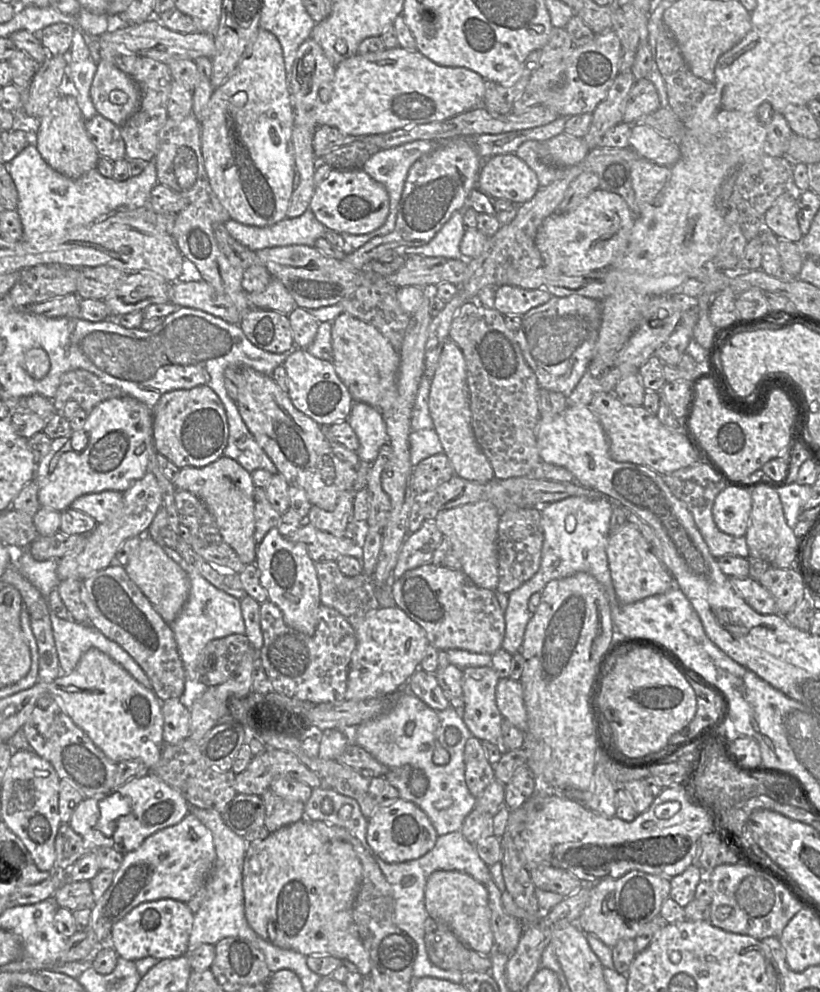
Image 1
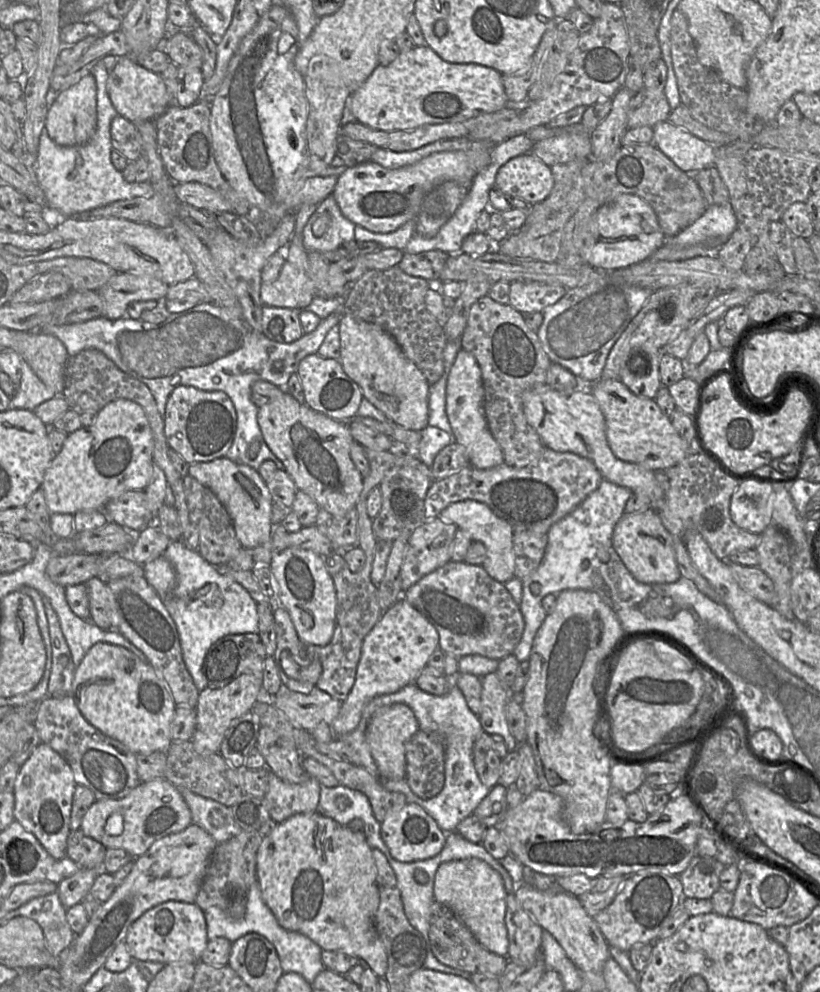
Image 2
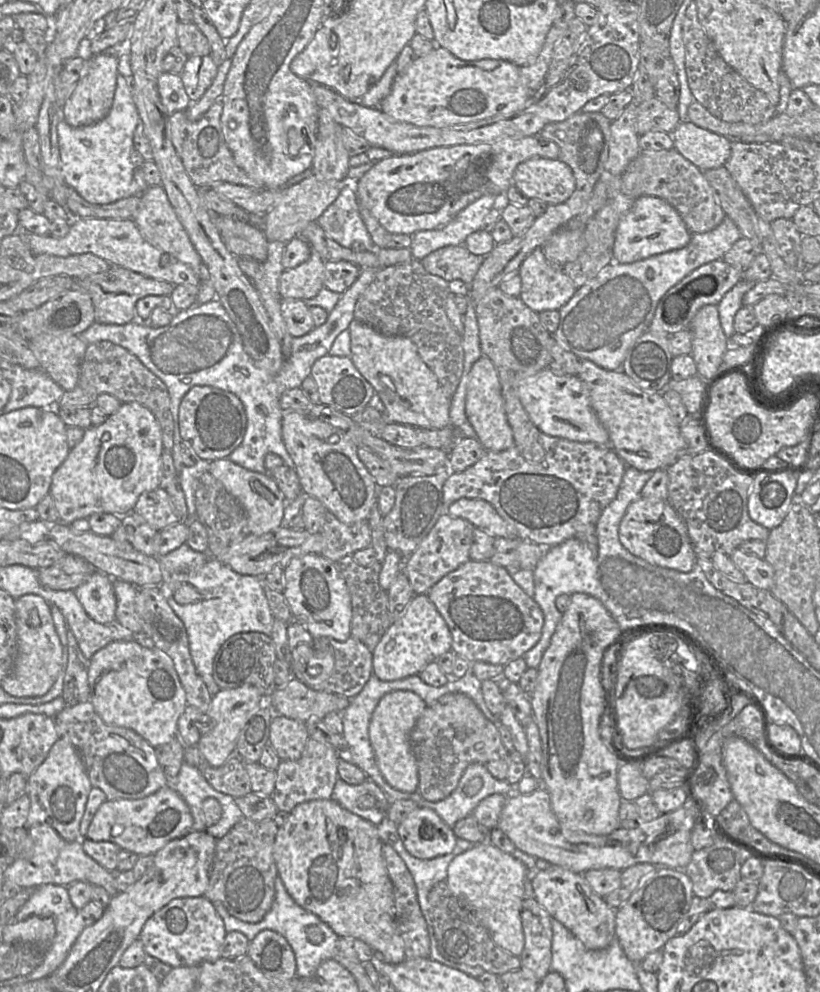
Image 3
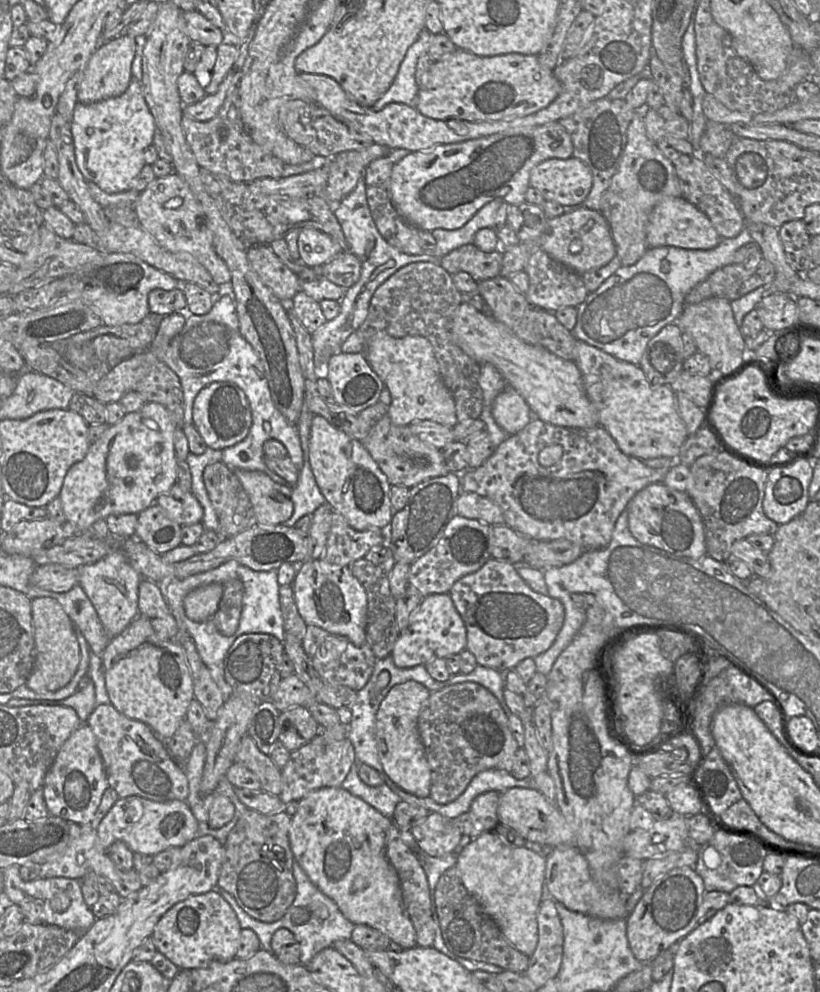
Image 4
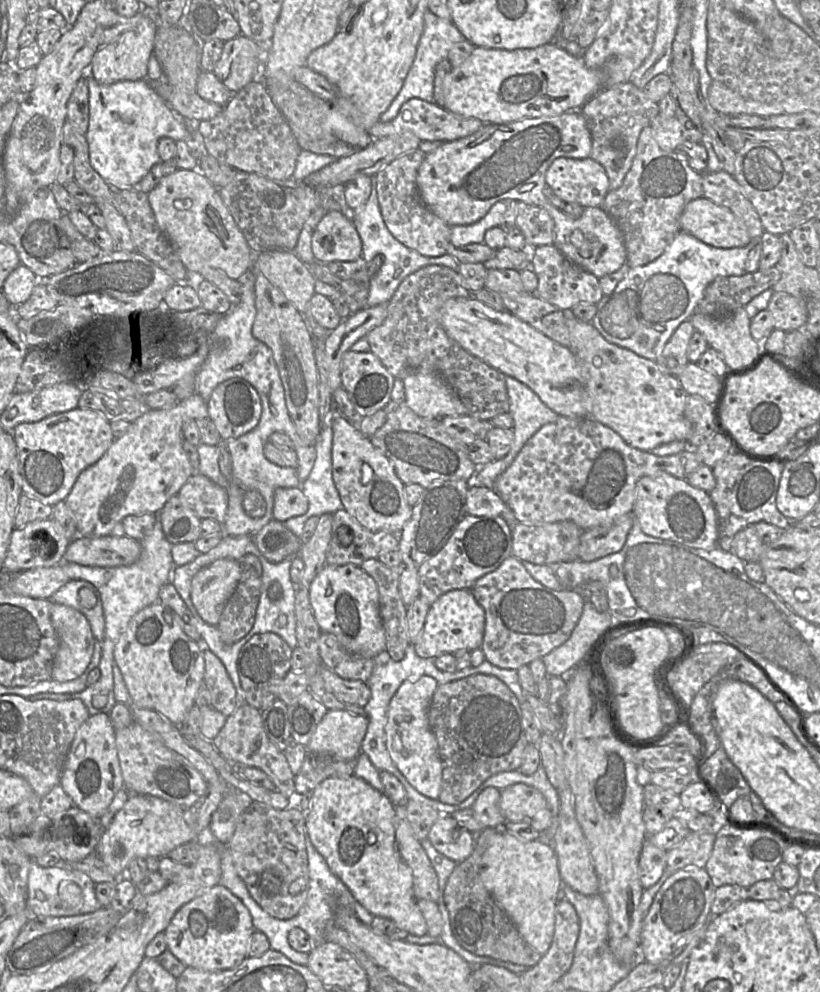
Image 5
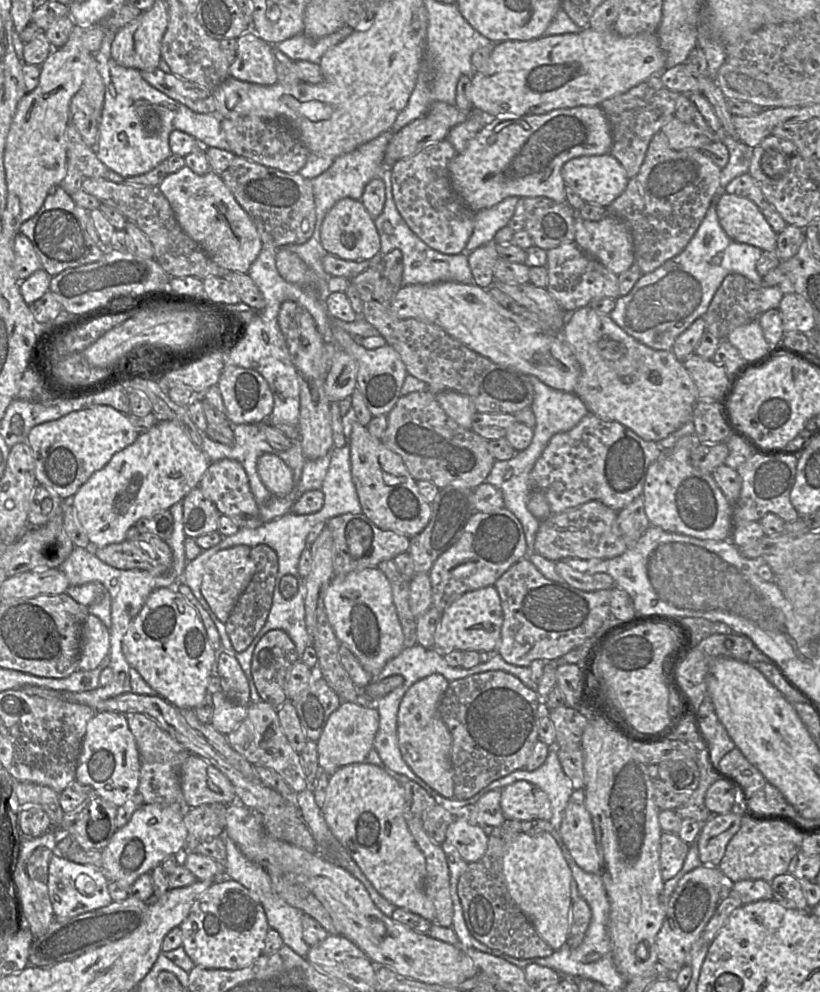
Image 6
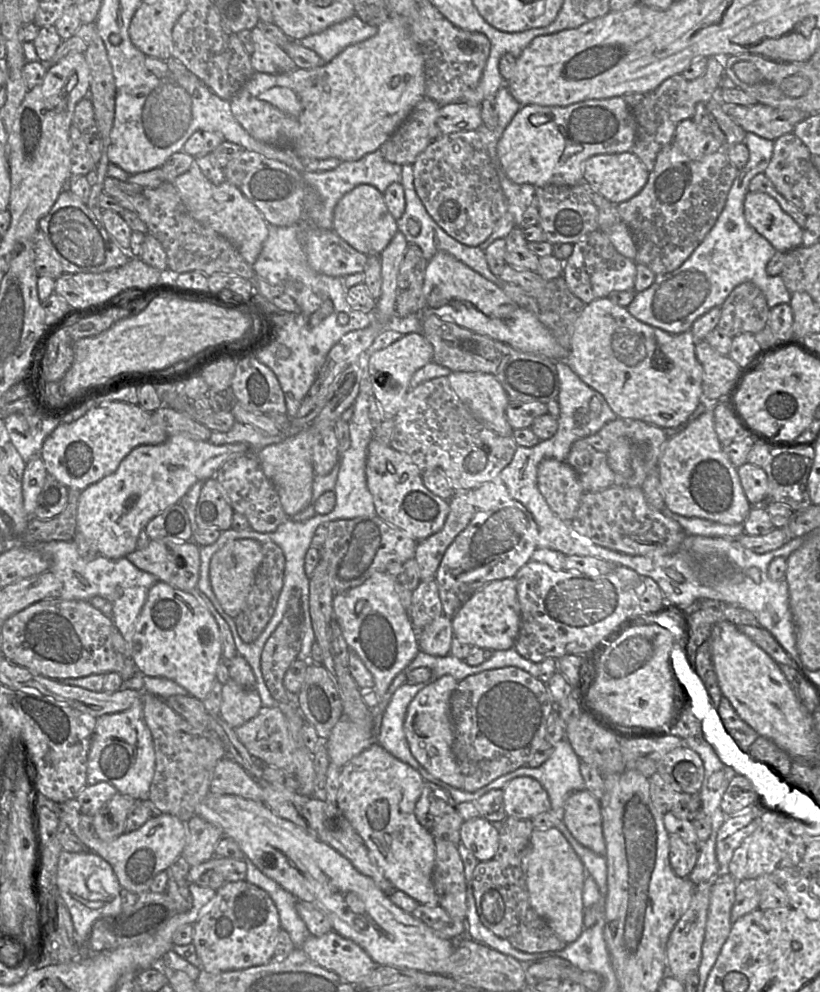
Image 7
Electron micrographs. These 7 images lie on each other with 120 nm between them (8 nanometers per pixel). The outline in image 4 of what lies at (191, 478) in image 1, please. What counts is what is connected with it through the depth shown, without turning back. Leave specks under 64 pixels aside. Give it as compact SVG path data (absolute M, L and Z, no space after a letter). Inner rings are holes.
M231 470L249 496L257 524L283 524L292 516L294 511L291 498L293 487L278 484L260 471Z

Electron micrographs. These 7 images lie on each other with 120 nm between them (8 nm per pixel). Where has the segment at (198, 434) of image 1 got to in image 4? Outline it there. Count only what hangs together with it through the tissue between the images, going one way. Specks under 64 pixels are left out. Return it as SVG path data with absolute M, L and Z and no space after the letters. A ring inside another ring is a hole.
M212 382L195 398L192 423L208 448L223 450L246 438L252 424L249 401L244 391L231 382Z

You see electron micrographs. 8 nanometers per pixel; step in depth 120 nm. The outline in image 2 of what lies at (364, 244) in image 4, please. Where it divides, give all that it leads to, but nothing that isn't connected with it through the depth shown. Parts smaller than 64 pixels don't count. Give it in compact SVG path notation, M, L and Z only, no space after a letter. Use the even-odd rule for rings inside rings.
M330 195L320 202L303 229L303 245L309 251L333 251L346 242L355 241L356 225L341 212L335 198Z

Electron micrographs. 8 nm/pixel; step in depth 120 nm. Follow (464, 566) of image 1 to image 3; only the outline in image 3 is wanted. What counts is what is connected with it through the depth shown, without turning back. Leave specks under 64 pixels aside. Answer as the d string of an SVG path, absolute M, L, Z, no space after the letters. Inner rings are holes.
M460 498L449 506L447 514L469 521L476 529L491 537L517 538L513 528L485 500Z

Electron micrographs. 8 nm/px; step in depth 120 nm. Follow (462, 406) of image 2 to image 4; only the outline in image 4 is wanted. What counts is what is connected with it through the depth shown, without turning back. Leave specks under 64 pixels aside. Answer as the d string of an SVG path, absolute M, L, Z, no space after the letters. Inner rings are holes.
M509 385L494 399L491 414L509 436L523 430L534 418L524 397Z

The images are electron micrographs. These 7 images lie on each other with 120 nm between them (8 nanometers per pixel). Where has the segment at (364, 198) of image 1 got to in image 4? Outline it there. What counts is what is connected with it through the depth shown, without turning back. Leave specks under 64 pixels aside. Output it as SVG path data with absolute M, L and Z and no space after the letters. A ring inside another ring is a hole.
M558 121L539 126L509 128L480 138L439 144L429 150L410 152L393 165L390 197L400 216L419 230L458 229L480 208L495 199L501 199L509 205L525 202L525 195L530 187L530 173L535 166L547 159L568 159L572 156L571 137Z

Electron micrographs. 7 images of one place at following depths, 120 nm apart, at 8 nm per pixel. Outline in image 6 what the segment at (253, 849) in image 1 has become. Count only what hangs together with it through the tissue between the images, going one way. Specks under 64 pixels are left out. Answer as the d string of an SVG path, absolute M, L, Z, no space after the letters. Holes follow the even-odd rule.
M352 763L329 776L320 808L333 836L349 852L373 887L387 901L432 922L435 908L424 891L426 861L404 816L405 790L384 766Z

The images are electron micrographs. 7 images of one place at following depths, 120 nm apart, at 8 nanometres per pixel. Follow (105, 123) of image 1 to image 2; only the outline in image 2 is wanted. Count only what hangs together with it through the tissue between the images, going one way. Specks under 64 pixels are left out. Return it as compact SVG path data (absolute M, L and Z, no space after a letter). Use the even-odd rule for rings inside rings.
M117 115L111 122L110 133L114 151L130 162L142 156L142 138L133 122Z

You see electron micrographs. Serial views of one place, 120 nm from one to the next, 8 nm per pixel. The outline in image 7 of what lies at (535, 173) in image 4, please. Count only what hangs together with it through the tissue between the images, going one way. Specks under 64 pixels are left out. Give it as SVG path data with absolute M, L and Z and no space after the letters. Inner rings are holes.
M631 151L597 154L584 162L583 182L610 202L619 204L642 190L649 173Z

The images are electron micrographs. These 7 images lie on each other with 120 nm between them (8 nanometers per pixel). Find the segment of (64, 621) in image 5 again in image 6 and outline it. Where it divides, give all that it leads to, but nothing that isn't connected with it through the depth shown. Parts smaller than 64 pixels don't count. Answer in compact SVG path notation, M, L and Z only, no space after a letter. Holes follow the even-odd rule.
M89 614L82 626L78 660L80 671L97 668L110 652L110 630L94 615Z

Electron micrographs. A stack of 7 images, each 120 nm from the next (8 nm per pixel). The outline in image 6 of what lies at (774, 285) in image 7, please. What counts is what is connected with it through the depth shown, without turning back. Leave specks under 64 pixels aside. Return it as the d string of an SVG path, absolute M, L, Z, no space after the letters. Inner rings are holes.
M726 135L722 142L729 149L729 161L721 170L720 185L707 214L685 249L653 272L642 274L631 291L615 299L610 318L627 334L654 350L671 350L673 344L696 319L707 311L723 279L731 274L743 275L759 286L759 314L778 309L784 296L778 286L762 285L756 263L762 250L732 240L721 227L716 203L726 193L727 184L735 177L748 173L753 148Z

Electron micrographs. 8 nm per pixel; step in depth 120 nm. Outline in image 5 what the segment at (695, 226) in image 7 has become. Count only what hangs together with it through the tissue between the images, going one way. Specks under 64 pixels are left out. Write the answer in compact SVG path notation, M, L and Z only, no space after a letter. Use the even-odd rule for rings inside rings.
M651 126L643 128L623 183L609 191L602 204L623 234L626 264L635 268L661 256L681 231L679 220L685 206L702 196L702 173L691 168L684 155L661 148L653 137Z

